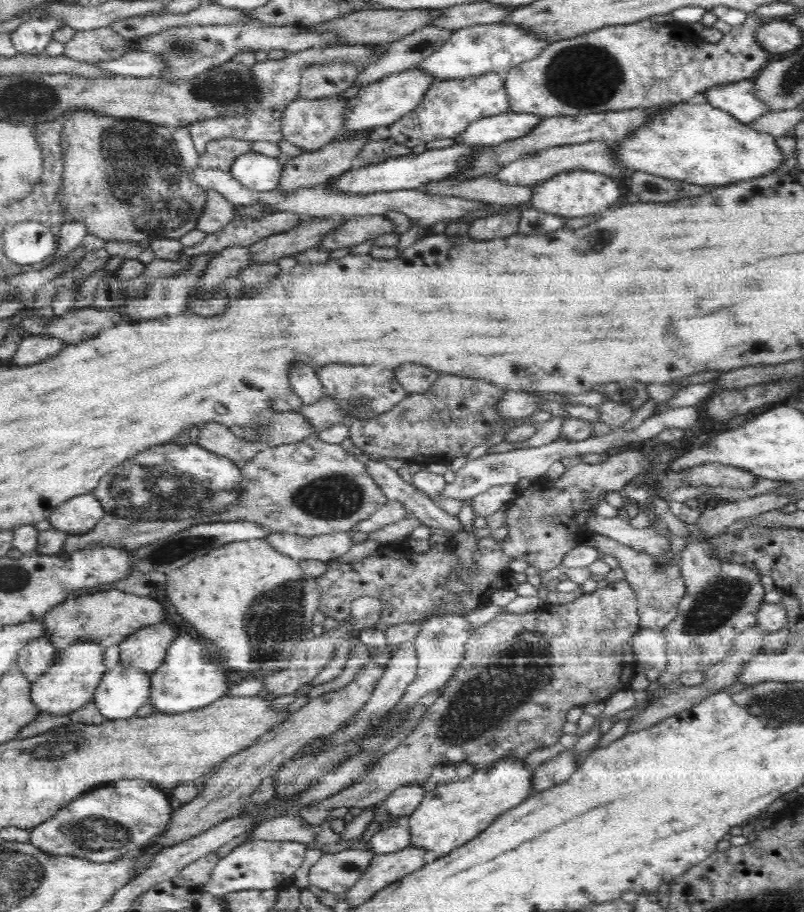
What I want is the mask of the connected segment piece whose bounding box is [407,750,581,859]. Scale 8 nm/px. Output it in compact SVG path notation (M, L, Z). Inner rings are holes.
M565 750L552 760L539 764L532 772L526 767L524 760L502 758L488 769L475 769L470 776L437 785L434 790L424 793L420 806L410 815L407 826L411 835L411 848L423 849L431 858L436 859L452 853L474 840L505 811L521 805L532 792L548 790L570 778L577 770L580 759L578 754Z

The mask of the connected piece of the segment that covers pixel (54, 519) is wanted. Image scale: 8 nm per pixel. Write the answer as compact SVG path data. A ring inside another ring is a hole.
M93 492L86 493L58 505L49 516L52 529L68 535L89 533L107 512Z

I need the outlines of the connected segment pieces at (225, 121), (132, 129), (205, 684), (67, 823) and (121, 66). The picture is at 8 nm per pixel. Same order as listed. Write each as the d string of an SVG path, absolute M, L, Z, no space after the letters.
M335 44L329 47L308 48L300 53L286 55L279 60L258 61L254 63L254 66L249 67L257 86L257 101L251 102L247 106L245 115L241 117L222 115L190 123L184 128L187 129L191 141L200 155L211 141L224 138L238 139L248 143L268 141L277 144L284 139L280 121L282 112L297 97L301 72L304 72L306 68L327 68L330 64L355 65L355 68L365 68L365 66L378 62L391 48L392 46L389 46L389 44L380 46Z
M88 112L70 113L62 120L66 124L56 201L63 222L78 220L87 234L116 242L178 239L197 228L207 194L186 170L172 127Z
M178 636L171 642L164 662L148 677L151 687L148 702L158 713L185 713L208 706L226 696L229 689L224 670L209 657L204 643L190 636Z
M123 780L106 786L90 796L76 798L68 806L58 811L52 819L31 829L31 843L35 849L50 857L84 858L94 863L118 861L122 858L137 858L141 850L151 845L170 824L173 809L166 794L146 781Z
M126 52L116 60L93 62L96 68L120 76L134 78L154 77L161 69L161 63L148 52Z

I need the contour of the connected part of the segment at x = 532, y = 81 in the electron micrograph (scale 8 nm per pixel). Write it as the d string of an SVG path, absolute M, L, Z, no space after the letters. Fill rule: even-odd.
M750 13L750 16L748 16L744 24L732 27L730 32L726 33L717 43L709 43L704 41L703 38L694 37L694 34L690 34L690 28L687 30L679 30L678 23L661 25L648 18L632 24L605 26L602 29L594 30L588 34L550 43L536 58L521 62L520 65L515 66L504 74L503 86L507 92L509 111L537 114L539 117L580 117L582 114L610 113L616 112L616 110L652 109L654 106L669 106L671 103L684 103L691 96L699 92L704 92L707 88L722 83L733 83L739 80L749 79L753 74L756 74L762 66L766 66L766 62L770 60L770 55L755 40L755 31L758 30L760 25L763 25L769 20L769 18Z

